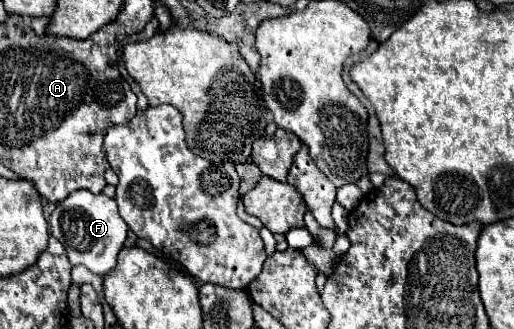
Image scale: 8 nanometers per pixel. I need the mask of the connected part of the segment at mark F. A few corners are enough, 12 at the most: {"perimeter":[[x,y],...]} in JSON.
{"perimeter":[[79,189],[49,231],[73,267],[105,275],[127,237],[115,199]]}

